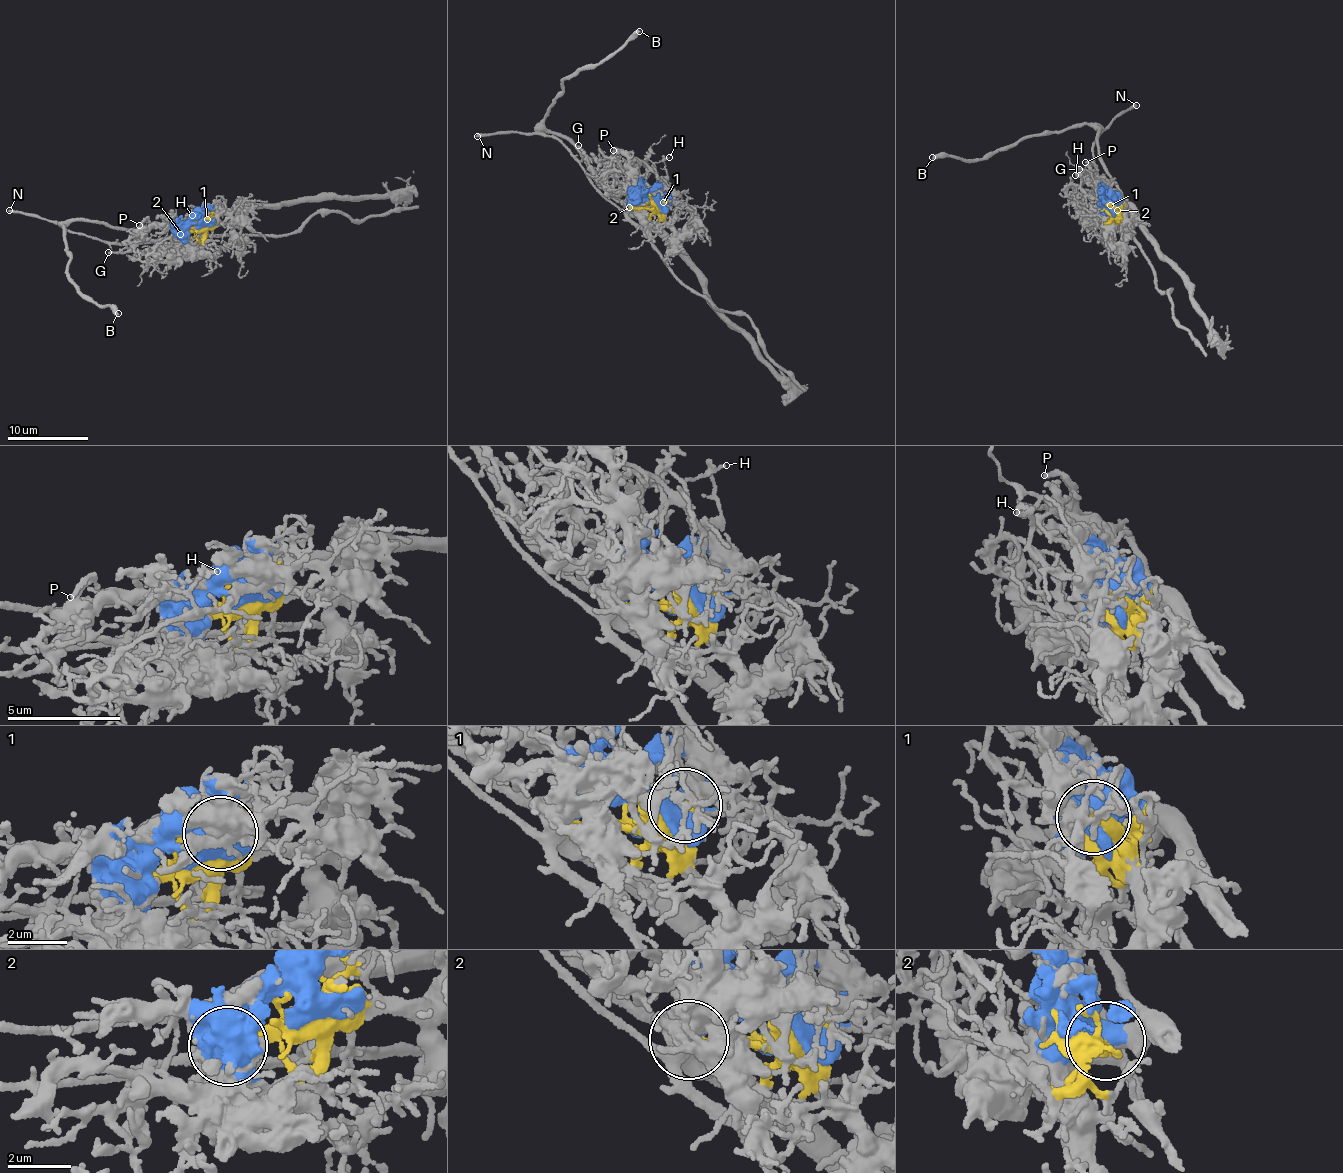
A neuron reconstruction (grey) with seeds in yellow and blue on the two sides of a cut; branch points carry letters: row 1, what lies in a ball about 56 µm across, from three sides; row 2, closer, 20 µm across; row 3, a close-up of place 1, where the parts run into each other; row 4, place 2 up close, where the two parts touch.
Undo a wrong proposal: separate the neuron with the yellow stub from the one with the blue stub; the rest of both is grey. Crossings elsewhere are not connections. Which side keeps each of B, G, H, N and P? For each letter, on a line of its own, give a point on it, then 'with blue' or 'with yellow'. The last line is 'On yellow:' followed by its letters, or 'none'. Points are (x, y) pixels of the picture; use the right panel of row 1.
B: place (932, 157); with blue
G: place (1079, 169); with blue
H: place (1075, 175); with yellow
N: place (1136, 105); with yellow
P: place (1085, 162); with blue
On yellow: H, N

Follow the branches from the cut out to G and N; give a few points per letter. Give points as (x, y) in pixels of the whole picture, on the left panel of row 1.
G: (195, 222), (171, 222), (147, 228), (137, 232), (123, 249), (108, 252)
N: (195, 222), (193, 227), (173, 236), (116, 244), (9, 210)

